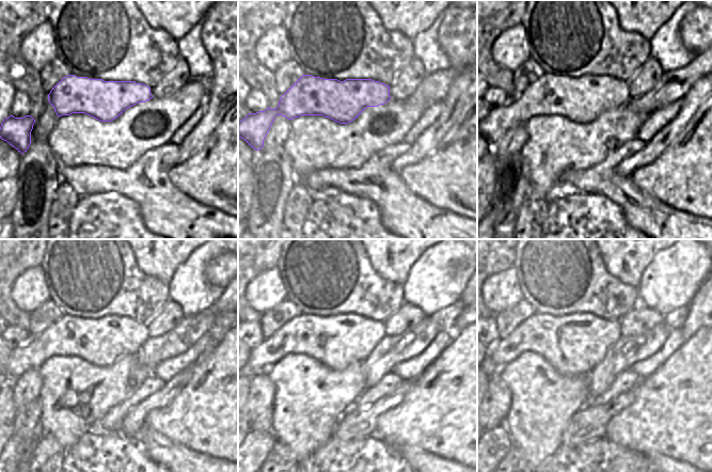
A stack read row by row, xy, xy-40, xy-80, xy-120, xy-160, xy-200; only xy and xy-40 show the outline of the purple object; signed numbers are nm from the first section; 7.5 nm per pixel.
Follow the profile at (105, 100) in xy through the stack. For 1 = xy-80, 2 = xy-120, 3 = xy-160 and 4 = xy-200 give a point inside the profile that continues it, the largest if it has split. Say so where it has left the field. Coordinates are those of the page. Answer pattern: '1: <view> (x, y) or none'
1: xy-80 (581, 99)
2: xy-120 (103, 341)
3: xy-160 (337, 342)
4: xy-200 (574, 344)

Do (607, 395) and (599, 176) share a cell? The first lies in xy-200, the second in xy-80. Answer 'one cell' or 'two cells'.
one cell

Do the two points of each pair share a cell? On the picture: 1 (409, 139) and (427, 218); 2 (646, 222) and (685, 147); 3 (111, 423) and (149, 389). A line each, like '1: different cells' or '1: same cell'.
1: different cells
2: different cells
3: same cell

